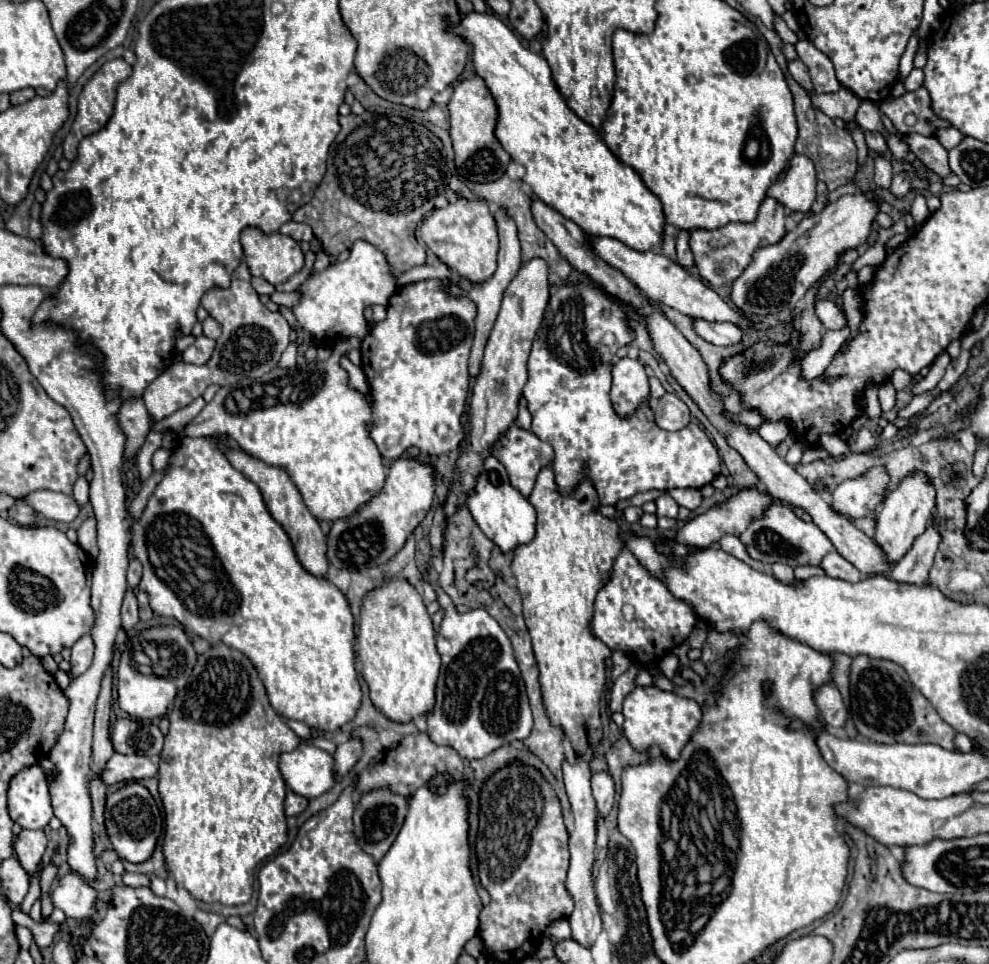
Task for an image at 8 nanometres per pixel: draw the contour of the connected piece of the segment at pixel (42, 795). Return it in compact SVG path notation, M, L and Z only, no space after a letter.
M31 765L21 769L9 783L9 817L25 829L43 829L53 817L49 785L43 769Z

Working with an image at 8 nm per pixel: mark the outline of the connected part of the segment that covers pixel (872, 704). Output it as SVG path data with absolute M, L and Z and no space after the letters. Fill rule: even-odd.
M857 655L851 663L851 717L861 737L883 743L923 743L931 741L943 745L943 749L955 749L957 731L947 725L935 711L935 707L913 687L903 667L885 659L871 659ZM925 731L925 735L917 735Z

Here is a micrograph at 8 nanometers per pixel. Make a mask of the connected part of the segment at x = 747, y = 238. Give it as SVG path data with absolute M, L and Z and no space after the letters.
M767 197L763 201L763 205L759 207L757 221L753 221L753 223L729 223L721 229L713 229L713 231L707 231L707 229L691 231L689 245L691 245L691 251L695 255L695 265L699 269L699 275L705 281L709 281L711 287L729 285L733 279L737 279L745 271L745 267L751 261L751 255L759 247L773 245L773 243L779 243L783 239L783 235L785 235L783 221L779 221L779 223L773 221L777 207L779 207L779 203L771 197Z

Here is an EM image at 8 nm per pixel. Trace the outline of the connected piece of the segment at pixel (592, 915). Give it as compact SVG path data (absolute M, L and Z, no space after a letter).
M577 757L577 761L571 763L563 763L563 779L565 779L565 787L567 787L567 797L575 815L575 829L569 837L569 853L571 853L571 865L569 865L569 873L567 873L567 881L565 887L575 903L575 909L569 917L571 923L571 939L577 941L583 947L591 947L597 939L597 935L601 933L601 917L599 917L599 903L597 903L597 895L595 895L595 883L591 877L591 869L595 863L595 821L597 821L597 809L595 809L595 799L591 795L591 773L589 773L589 763L583 757Z

